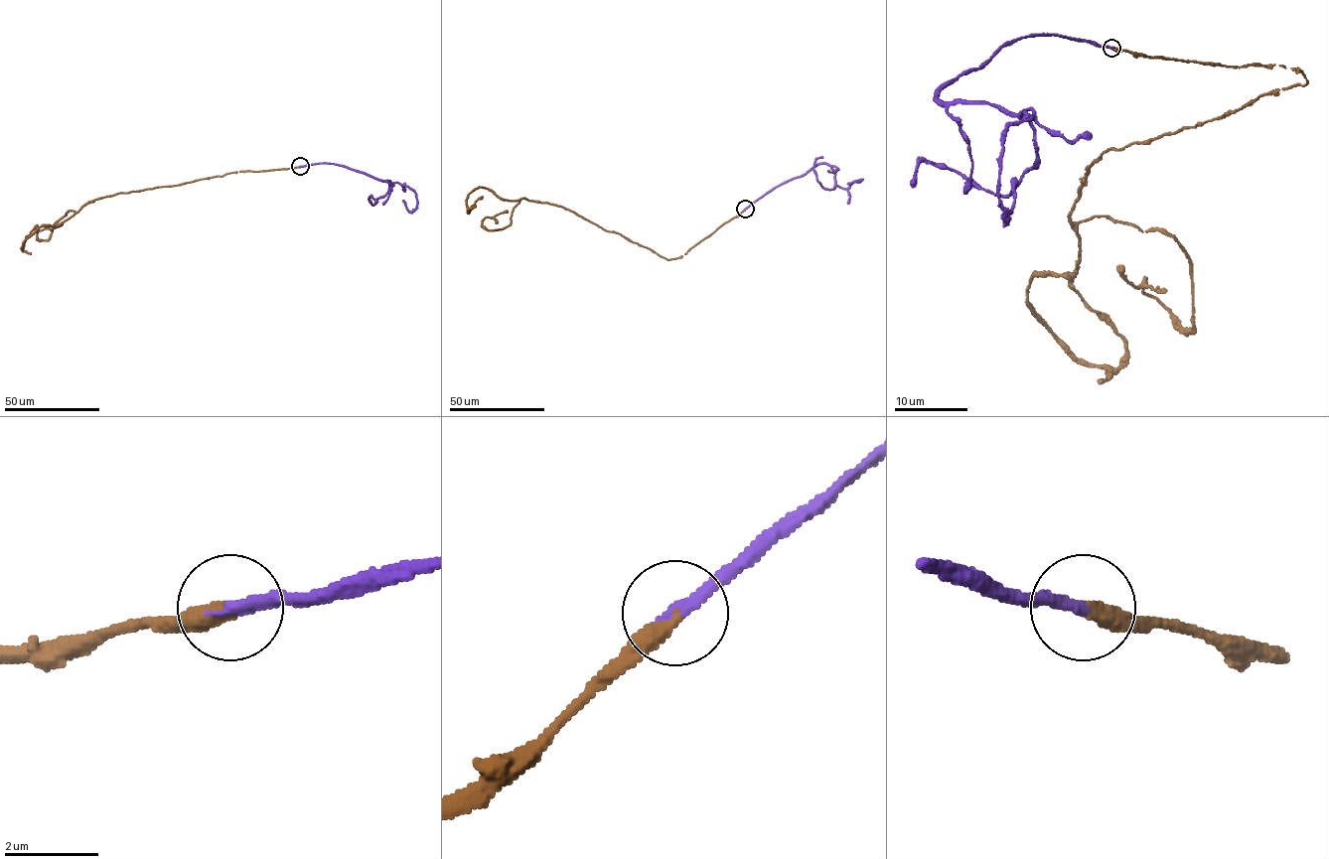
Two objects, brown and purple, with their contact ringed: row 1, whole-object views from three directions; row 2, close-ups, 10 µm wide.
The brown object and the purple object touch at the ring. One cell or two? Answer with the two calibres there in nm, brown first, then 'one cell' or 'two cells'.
400/280 nm | one cell

